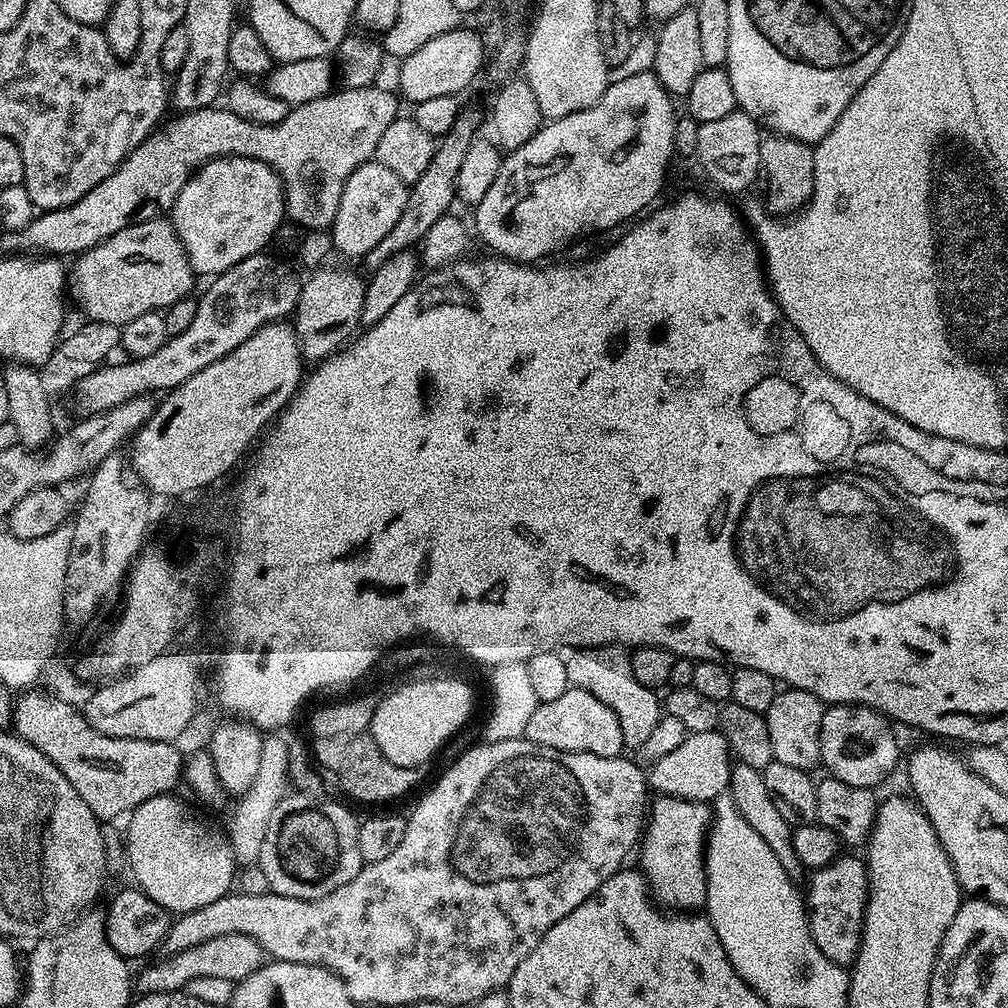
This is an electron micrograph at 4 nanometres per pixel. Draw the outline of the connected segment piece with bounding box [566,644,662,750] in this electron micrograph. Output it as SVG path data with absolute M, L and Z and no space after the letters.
M603 644L597 648L578 648L569 651L566 656L566 678L571 687L586 690L586 694L594 694L598 702L610 706L610 710L618 714L618 726L622 726L625 749L643 749L646 737L654 731L654 726L658 726L660 721L662 700L653 689L642 686L642 682L634 678L627 647Z

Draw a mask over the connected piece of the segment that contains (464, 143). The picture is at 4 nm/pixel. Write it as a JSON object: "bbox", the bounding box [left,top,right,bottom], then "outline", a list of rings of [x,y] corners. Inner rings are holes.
{"bbox":[362,107,479,273],"outline":[[[465,107],[458,114],[454,126],[450,126],[450,130],[445,136],[439,137],[434,158],[430,158],[430,166],[426,166],[426,174],[422,174],[422,178],[418,178],[418,182],[414,182],[409,187],[406,210],[402,210],[402,218],[398,218],[398,222],[394,222],[390,234],[386,234],[386,238],[382,238],[382,242],[378,242],[378,246],[374,246],[374,250],[370,250],[362,257],[362,264],[368,267],[369,273],[384,266],[396,254],[415,249],[423,241],[430,226],[434,226],[434,222],[438,222],[438,218],[449,215],[451,208],[448,207],[457,203],[458,172],[462,170],[462,162],[466,159],[466,152],[470,150],[470,146],[478,138],[476,127],[479,124],[479,114],[474,109]]]}

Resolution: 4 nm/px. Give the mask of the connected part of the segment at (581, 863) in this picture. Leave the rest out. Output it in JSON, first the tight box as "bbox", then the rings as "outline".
{"bbox":[162,738,650,1006],"outline":[[[527,738],[507,740],[506,742],[494,742],[493,744],[487,742],[479,743],[480,744],[474,745],[473,748],[466,749],[465,752],[441,774],[440,781],[438,781],[437,784],[421,798],[420,805],[412,812],[412,817],[407,817],[406,834],[402,838],[400,845],[398,845],[389,856],[382,858],[382,862],[365,864],[358,874],[354,874],[354,878],[350,878],[350,882],[346,882],[346,886],[338,886],[338,890],[334,890],[322,898],[314,898],[313,900],[286,898],[285,896],[279,896],[278,893],[271,890],[266,894],[246,894],[239,890],[229,891],[227,896],[218,898],[218,902],[210,902],[210,906],[202,906],[202,910],[185,912],[179,918],[173,919],[172,925],[168,927],[168,933],[166,934],[166,938],[162,945],[163,951],[171,954],[174,952],[181,952],[182,950],[190,950],[190,946],[198,946],[202,942],[210,942],[210,938],[218,938],[222,934],[246,934],[261,944],[265,953],[267,953],[272,960],[316,964],[319,968],[328,968],[331,972],[335,972],[337,976],[341,976],[341,978],[344,979],[344,985],[350,994],[350,998],[355,1000],[357,1005],[360,1006],[364,1006],[364,1004],[408,1004],[408,1006],[415,1006],[419,1000],[450,1002],[453,1006],[460,1006],[460,1004],[472,1006],[486,994],[507,989],[510,978],[514,974],[514,970],[518,970],[518,966],[527,958],[530,954],[530,950],[534,950],[534,946],[538,946],[538,942],[542,942],[546,930],[550,930],[550,926],[562,922],[562,918],[566,918],[566,914],[570,914],[570,910],[578,910],[578,906],[582,906],[582,902],[586,902],[586,898],[593,896],[598,890],[598,886],[602,886],[602,882],[606,882],[606,878],[610,878],[615,872],[621,871],[621,869],[625,867],[624,859],[626,859],[631,852],[633,855],[634,849],[637,847],[638,841],[641,839],[642,833],[646,827],[646,805],[650,800],[650,785],[646,779],[645,769],[640,769],[632,760],[624,760],[625,757],[623,755],[615,756],[614,758],[602,758],[598,754],[590,754],[589,752],[559,752],[550,746],[542,746],[541,744],[530,742]]]}

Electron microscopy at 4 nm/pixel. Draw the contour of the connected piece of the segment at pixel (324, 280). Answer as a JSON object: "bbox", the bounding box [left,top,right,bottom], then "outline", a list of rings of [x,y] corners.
{"bbox":[294,266,366,362],"outline":[[[321,266],[311,273],[309,280],[303,281],[300,289],[300,300],[296,304],[294,313],[294,327],[296,336],[300,339],[300,352],[305,361],[319,362],[327,356],[333,356],[353,339],[354,333],[361,327],[364,292],[366,280],[352,268],[328,268]]]}

